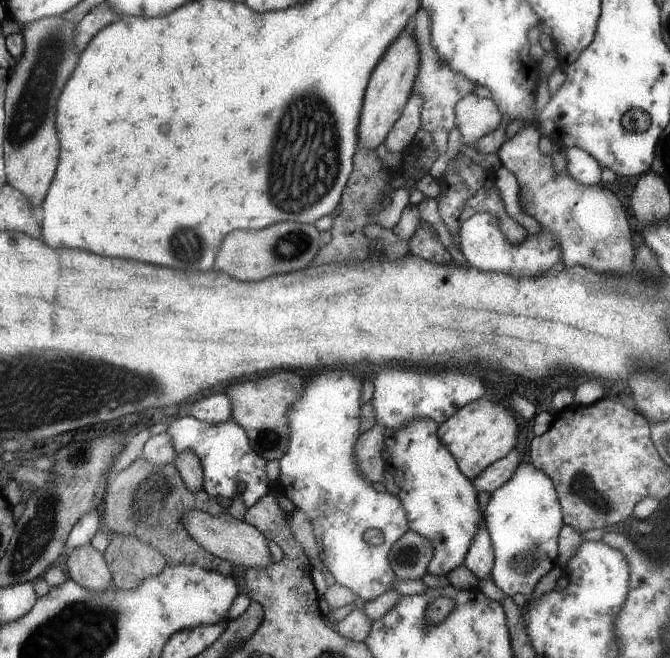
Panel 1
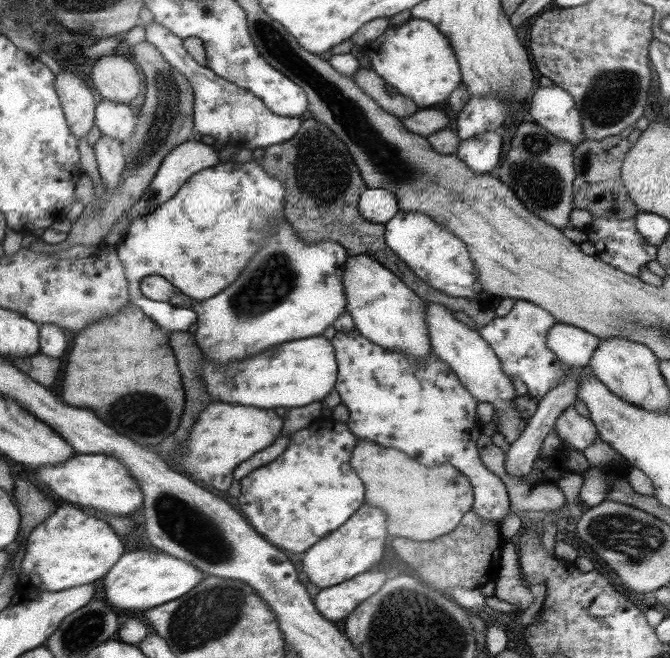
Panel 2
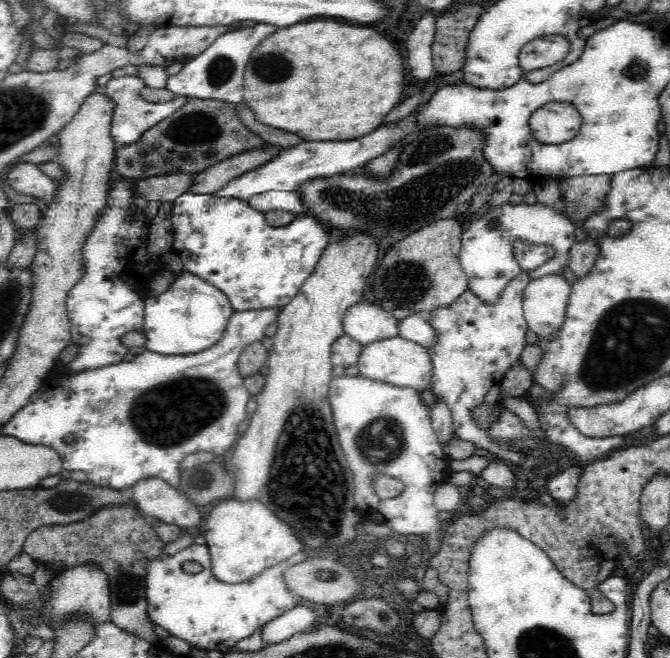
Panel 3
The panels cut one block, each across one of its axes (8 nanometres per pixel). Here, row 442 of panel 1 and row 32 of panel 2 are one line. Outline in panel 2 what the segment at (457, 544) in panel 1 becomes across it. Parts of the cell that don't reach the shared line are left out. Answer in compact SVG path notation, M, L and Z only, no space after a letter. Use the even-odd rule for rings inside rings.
M409 18L407 24L391 30L387 28L379 38L371 40L365 46L365 56L371 60L371 70L375 70L381 80L389 82L397 94L403 94L409 102L413 102L419 110L435 108L443 104L447 96L461 84L461 68L457 64L457 56L443 32L435 28L429 20Z

